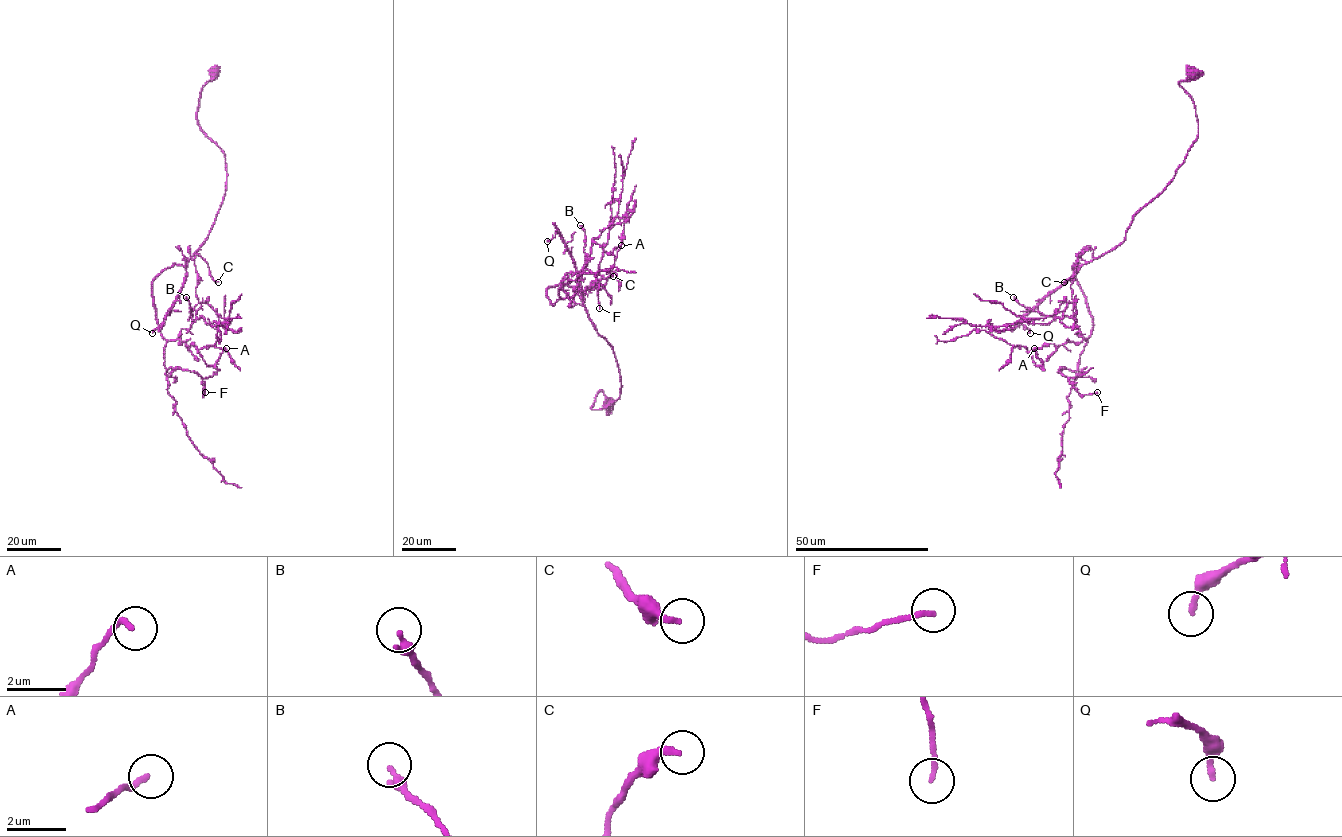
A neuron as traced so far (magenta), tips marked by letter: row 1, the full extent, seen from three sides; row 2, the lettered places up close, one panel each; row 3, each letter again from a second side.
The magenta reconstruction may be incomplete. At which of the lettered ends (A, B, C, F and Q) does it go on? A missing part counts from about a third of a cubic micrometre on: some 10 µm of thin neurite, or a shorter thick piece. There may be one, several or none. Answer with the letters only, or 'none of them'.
Q

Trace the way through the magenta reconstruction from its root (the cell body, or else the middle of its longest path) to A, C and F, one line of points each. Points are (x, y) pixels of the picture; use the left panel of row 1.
A: (215, 71), (197, 121), (224, 154), (224, 196), (152, 297), (166, 339), (207, 365), (226, 348)
C: (215, 71), (197, 121), (226, 189), (187, 264), (152, 283), (161, 334), (201, 307), (197, 254), (218, 282)
F: (215, 71), (197, 121), (224, 154), (224, 196), (187, 264), (152, 283), (165, 368), (196, 372), (205, 392)

